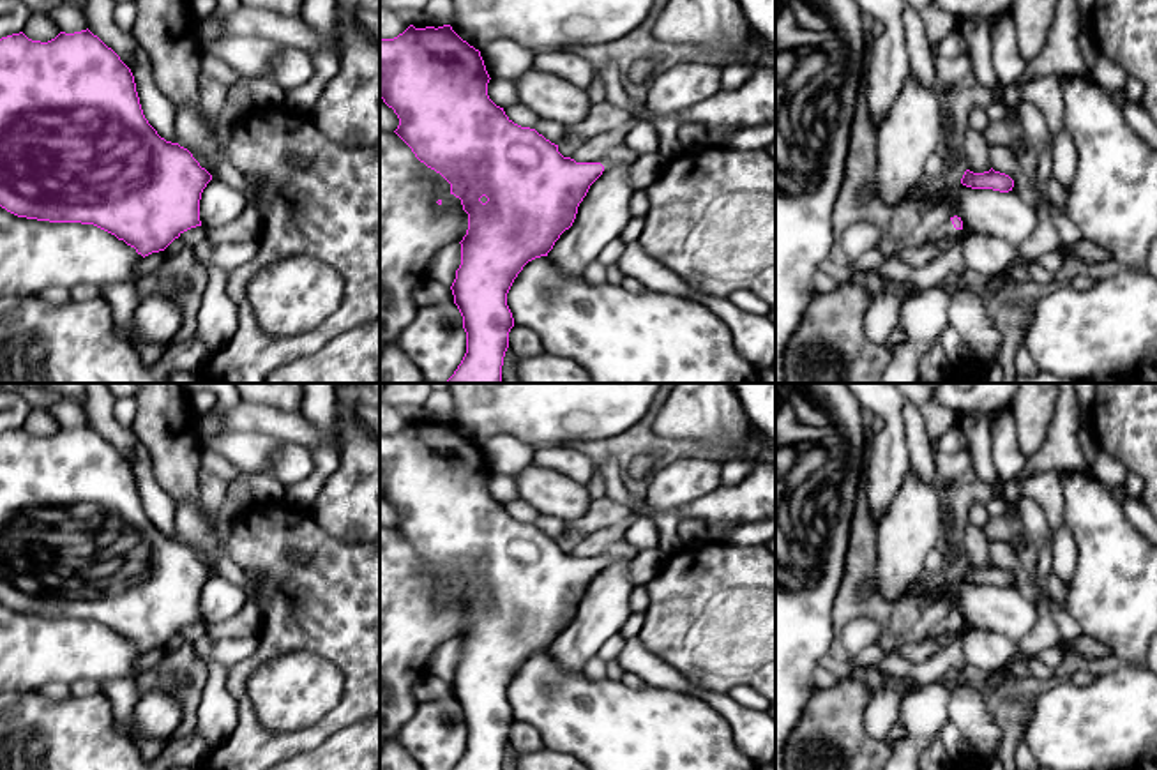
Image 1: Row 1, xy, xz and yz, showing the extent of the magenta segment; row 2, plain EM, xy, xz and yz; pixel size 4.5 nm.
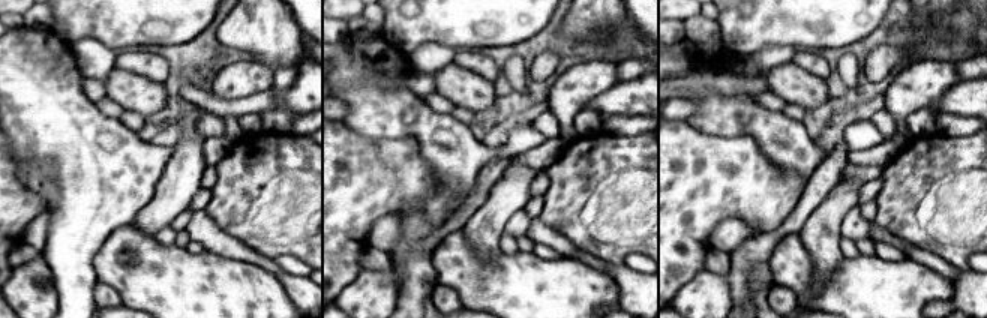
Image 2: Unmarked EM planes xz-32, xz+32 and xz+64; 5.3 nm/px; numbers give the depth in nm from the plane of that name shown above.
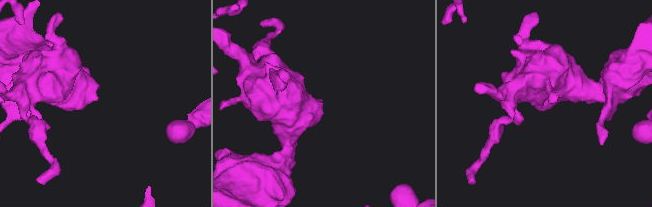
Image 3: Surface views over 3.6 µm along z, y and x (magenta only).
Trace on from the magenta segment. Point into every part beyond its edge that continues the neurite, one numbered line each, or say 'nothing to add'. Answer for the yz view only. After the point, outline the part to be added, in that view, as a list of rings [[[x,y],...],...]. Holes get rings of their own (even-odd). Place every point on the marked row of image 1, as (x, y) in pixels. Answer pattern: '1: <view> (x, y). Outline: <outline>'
1: yz (947, 230). Outline: [[[947,221],[945,224],[941,224],[929,238],[929,242],[938,242],[945,237],[952,237],[957,235],[959,230],[954,228],[952,221]]]

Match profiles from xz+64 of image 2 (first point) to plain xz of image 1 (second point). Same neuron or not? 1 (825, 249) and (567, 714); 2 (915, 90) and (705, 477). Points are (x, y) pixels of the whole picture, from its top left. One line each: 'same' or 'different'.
1: different
2: same

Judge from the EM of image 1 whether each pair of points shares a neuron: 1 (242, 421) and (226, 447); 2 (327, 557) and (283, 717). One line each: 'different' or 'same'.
1: different
2: different

